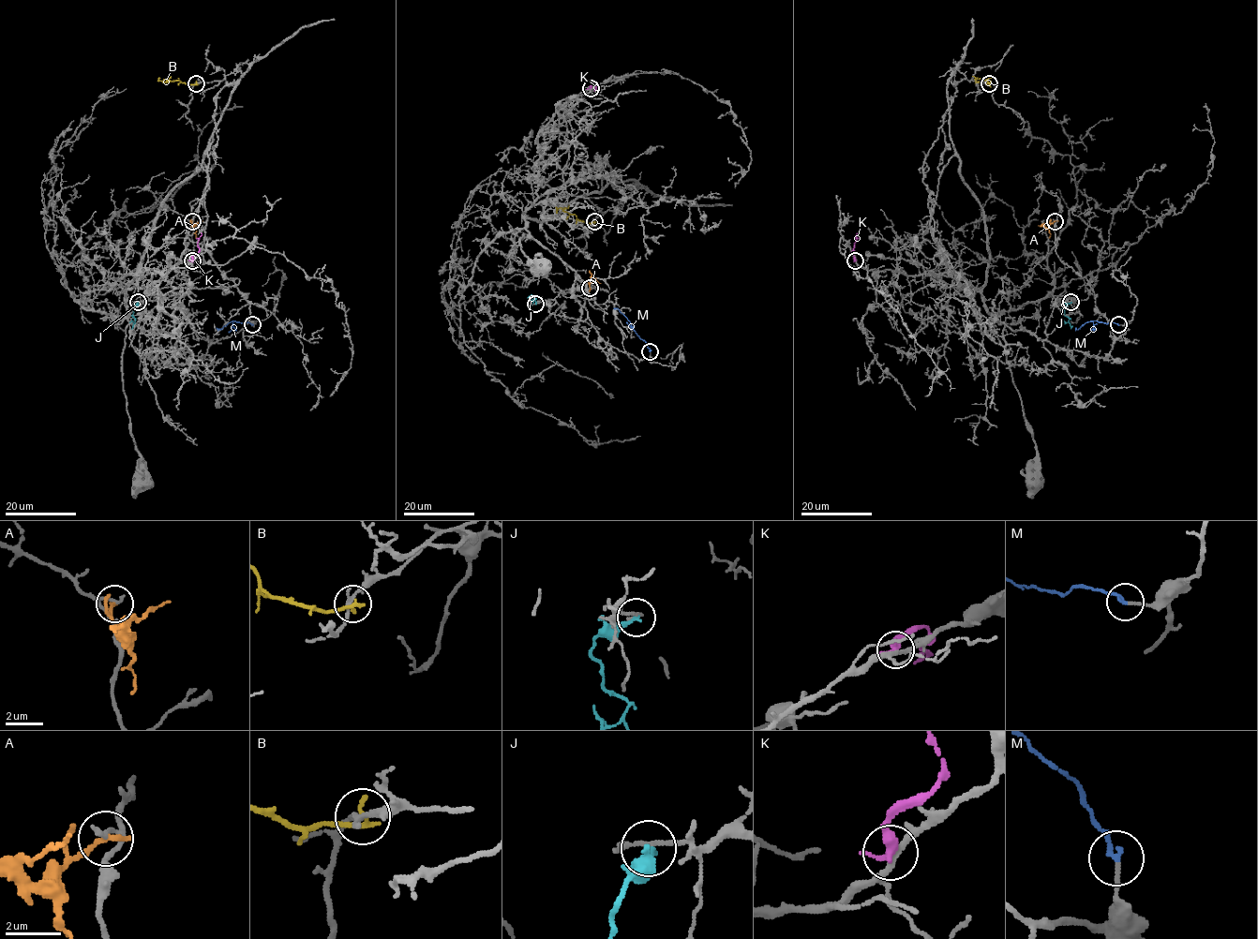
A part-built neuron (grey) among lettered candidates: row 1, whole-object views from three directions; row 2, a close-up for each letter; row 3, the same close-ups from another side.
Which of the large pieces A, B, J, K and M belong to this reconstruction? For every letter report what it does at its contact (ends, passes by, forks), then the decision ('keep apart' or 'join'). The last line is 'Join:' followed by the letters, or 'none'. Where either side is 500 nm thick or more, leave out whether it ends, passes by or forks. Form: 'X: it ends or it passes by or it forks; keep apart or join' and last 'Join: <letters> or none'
A: it ends; keep apart
B: it ends; keep apart
J: it ends; keep apart
K: it ends; keep apart
M: it ends; join
Join: M

